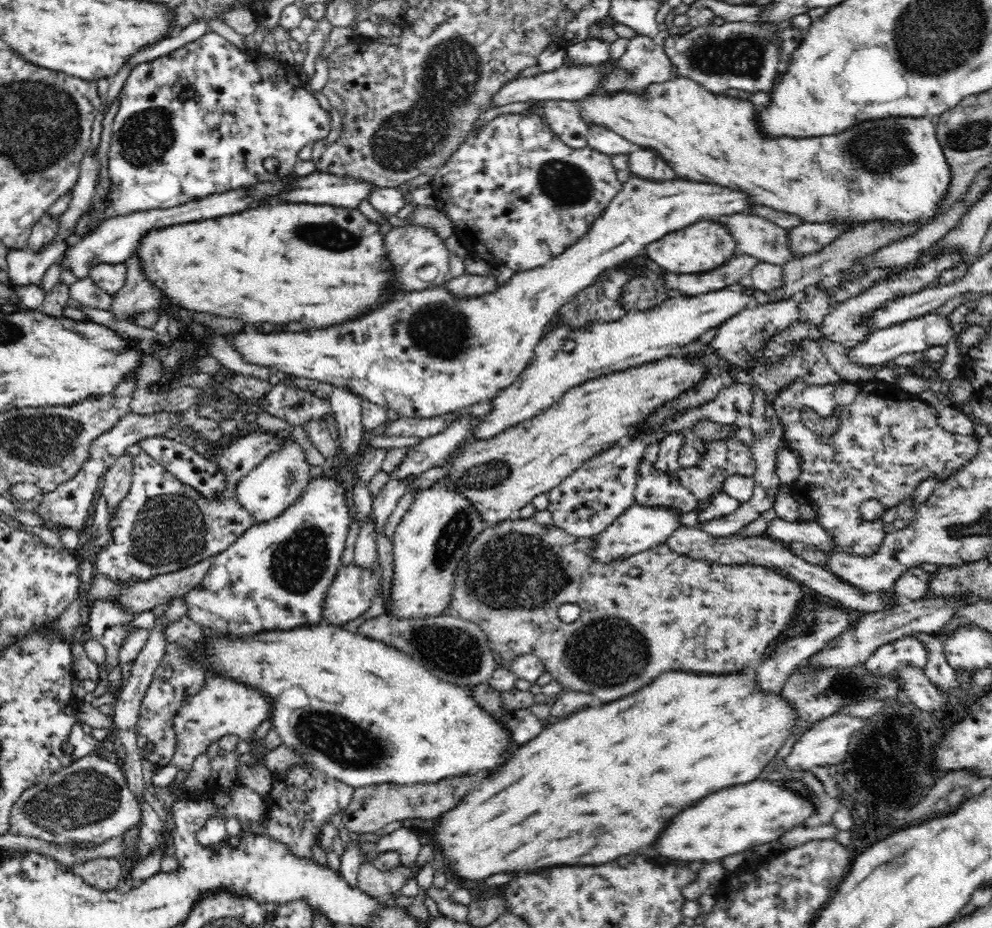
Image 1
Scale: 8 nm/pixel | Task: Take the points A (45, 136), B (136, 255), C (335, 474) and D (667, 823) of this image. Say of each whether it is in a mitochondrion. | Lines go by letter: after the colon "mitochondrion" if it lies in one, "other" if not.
A: mitochondrion
B: other
C: other
D: other

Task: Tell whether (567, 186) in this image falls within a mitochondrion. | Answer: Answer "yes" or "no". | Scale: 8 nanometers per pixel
yes

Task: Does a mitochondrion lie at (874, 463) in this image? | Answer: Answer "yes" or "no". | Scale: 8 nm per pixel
no

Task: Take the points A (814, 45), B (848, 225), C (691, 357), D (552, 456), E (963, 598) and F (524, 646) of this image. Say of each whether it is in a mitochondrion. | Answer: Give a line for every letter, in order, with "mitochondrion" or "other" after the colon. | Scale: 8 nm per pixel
A: other
B: other
C: other
D: other
E: other
F: other

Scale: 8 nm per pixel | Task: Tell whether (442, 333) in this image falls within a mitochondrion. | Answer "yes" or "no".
yes

